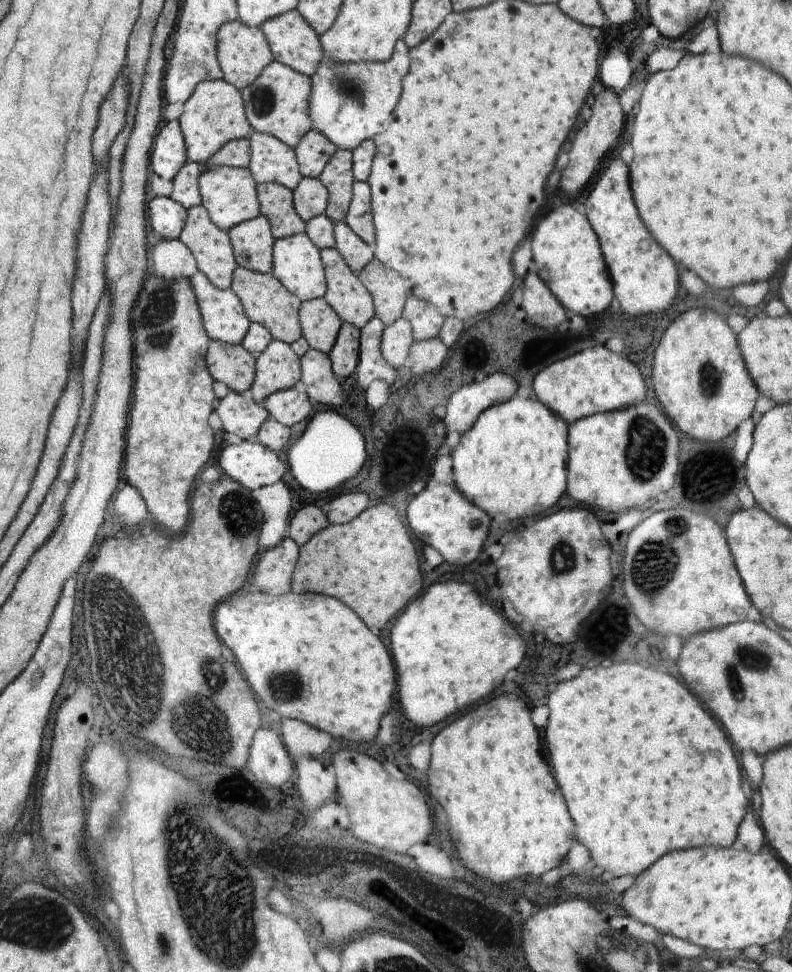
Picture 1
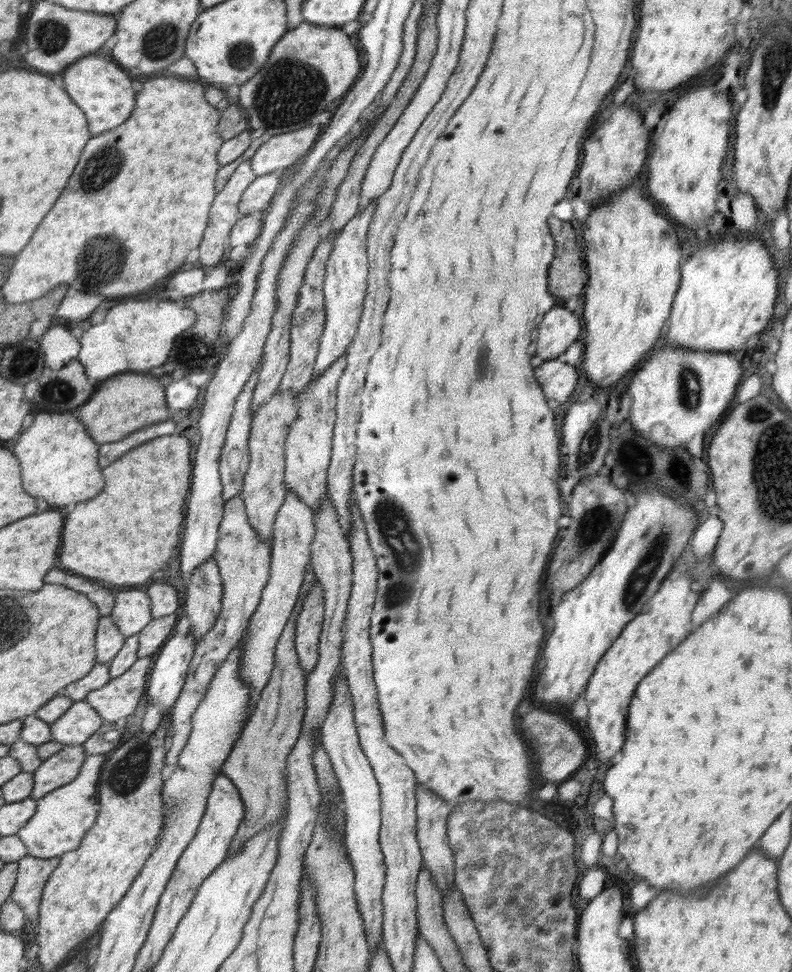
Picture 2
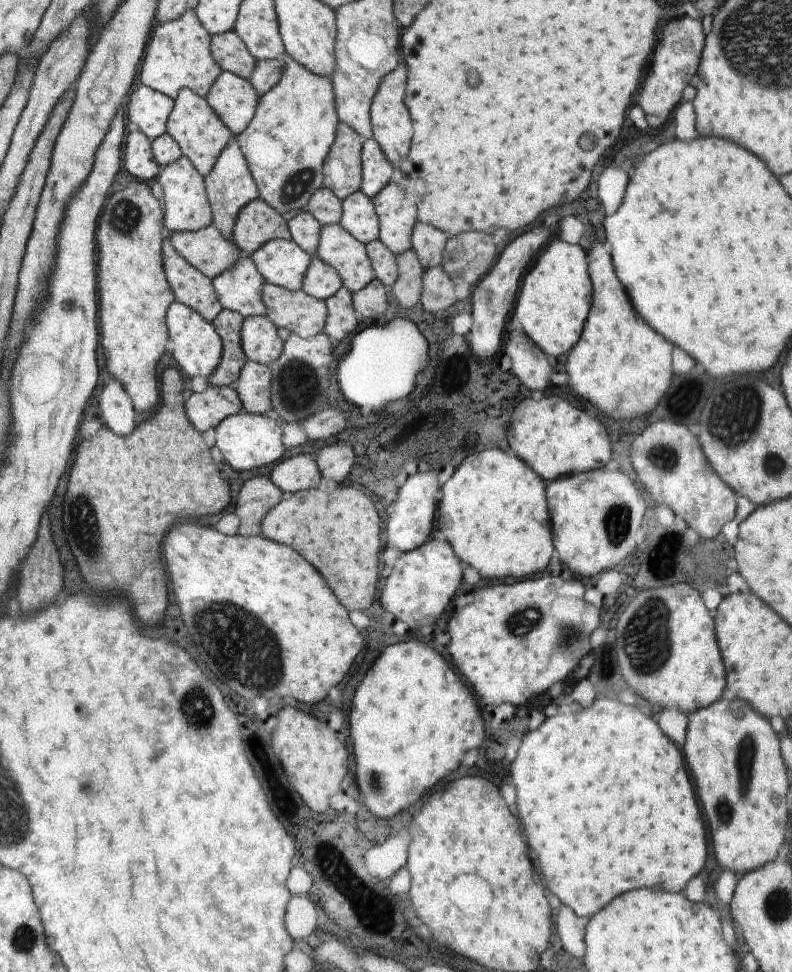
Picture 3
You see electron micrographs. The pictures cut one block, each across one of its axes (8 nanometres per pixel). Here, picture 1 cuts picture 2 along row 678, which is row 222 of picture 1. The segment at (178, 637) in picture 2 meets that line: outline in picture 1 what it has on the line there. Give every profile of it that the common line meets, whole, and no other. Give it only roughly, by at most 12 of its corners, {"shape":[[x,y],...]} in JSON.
{"shape":[[153,196],[150,226],[162,239],[178,239],[187,208]]}

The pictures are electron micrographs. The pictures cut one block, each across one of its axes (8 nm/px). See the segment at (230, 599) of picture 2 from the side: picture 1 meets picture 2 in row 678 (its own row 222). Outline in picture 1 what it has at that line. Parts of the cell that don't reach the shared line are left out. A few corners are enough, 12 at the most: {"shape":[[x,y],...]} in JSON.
{"shape":[[201,204],[187,209],[179,239],[197,270],[230,289],[237,267],[227,231]]}

